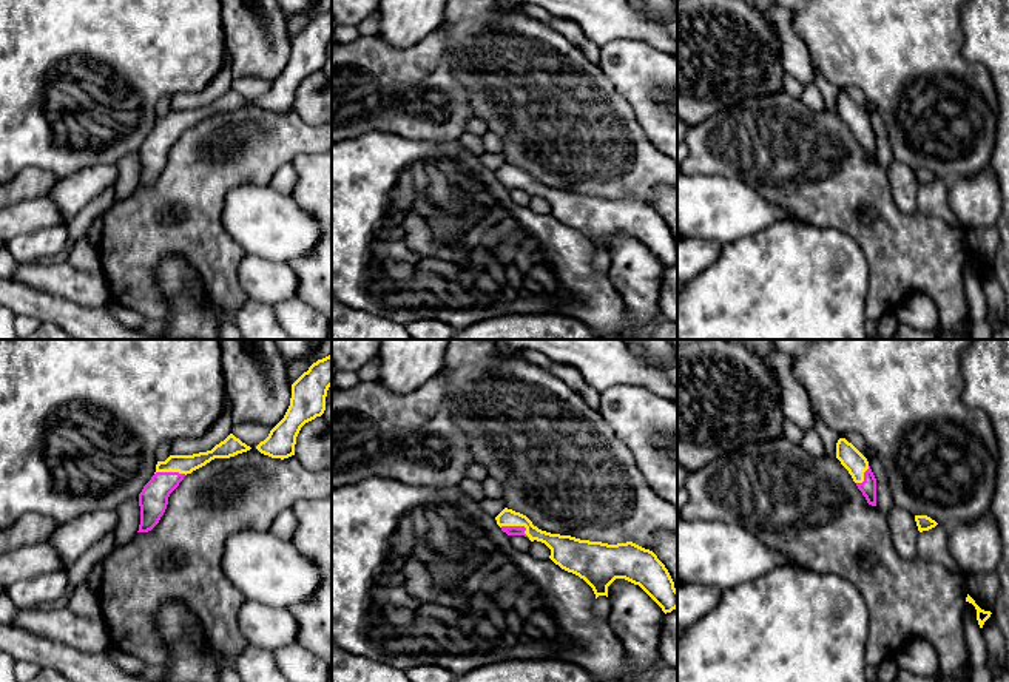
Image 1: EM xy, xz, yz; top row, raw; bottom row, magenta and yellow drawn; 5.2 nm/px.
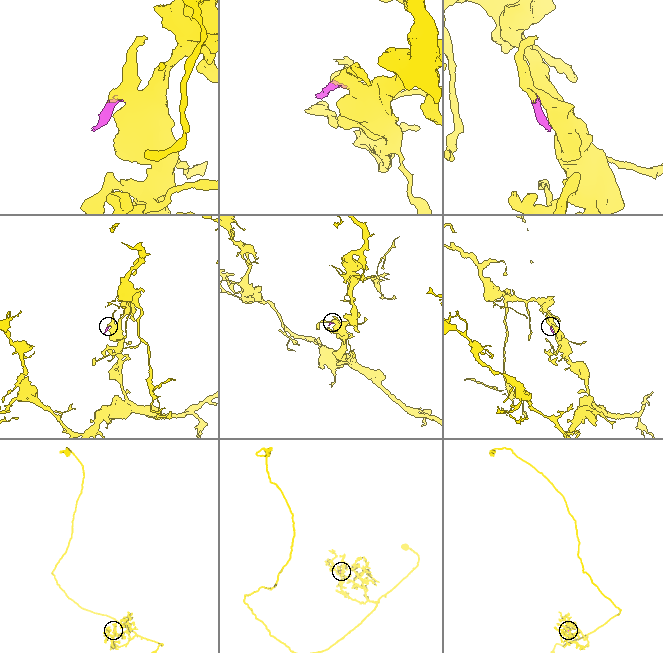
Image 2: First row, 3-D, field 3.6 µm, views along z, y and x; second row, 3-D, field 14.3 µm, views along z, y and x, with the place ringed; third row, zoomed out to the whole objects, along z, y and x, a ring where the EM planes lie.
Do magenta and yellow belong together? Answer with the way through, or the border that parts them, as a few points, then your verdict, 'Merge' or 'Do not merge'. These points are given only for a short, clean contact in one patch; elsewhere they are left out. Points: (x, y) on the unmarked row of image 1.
Path across: xz (509, 184), (517, 181), (525, 181), (560, 201). Merge

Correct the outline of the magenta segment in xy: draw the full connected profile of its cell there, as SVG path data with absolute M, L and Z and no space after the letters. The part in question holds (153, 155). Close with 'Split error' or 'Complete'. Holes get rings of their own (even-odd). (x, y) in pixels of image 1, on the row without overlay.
M230 88L211 105L193 110L170 110L165 116L157 116L154 130L139 148L140 179L137 187L148 187L159 177L167 164L170 148L187 128L214 113L230 113L250 103L250 100Z. Split error

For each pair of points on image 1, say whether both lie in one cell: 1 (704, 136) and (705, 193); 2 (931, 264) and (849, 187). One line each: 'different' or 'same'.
1: different
2: same

